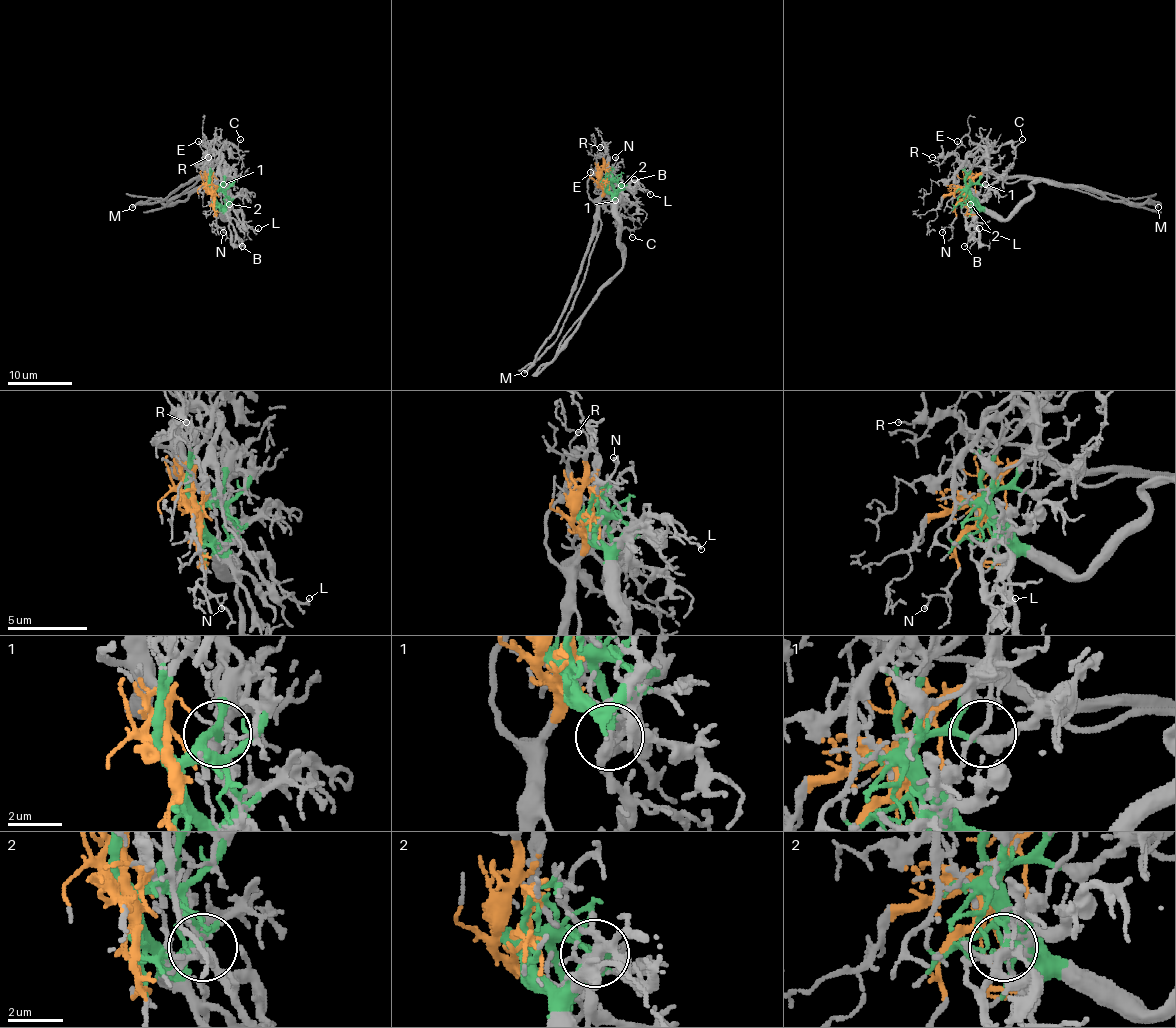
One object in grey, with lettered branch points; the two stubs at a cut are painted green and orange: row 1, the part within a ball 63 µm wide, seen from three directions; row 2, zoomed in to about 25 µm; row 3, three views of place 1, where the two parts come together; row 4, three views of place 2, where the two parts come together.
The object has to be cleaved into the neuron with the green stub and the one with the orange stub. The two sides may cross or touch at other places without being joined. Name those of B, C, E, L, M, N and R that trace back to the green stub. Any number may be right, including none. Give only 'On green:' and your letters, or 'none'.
On green: B, C, L

